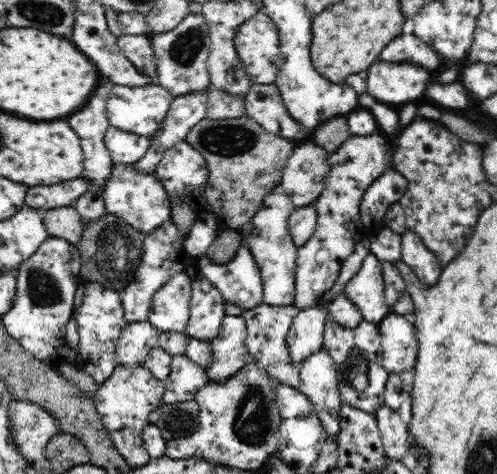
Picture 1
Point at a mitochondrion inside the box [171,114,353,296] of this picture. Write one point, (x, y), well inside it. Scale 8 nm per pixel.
(232, 139)

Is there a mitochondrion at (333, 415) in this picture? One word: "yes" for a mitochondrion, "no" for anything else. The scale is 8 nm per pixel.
no

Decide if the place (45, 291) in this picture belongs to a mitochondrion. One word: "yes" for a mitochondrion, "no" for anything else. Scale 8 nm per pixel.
yes

